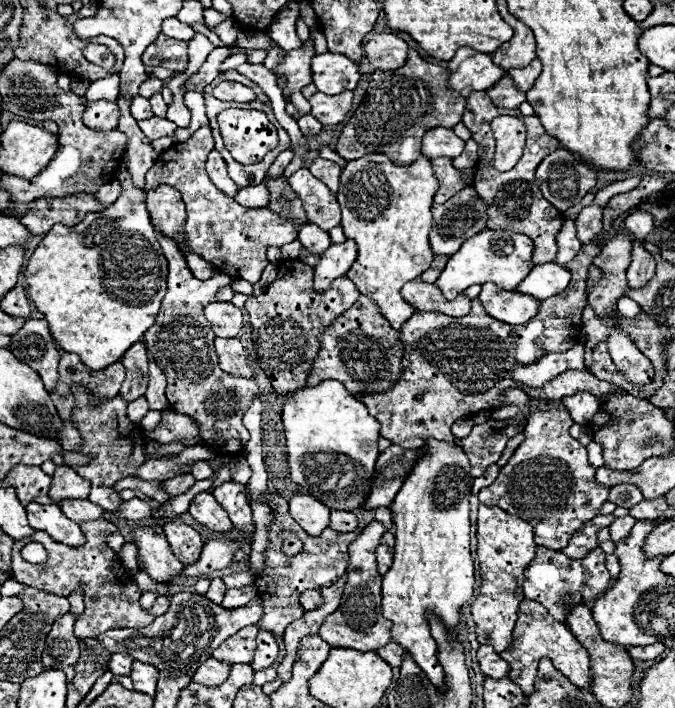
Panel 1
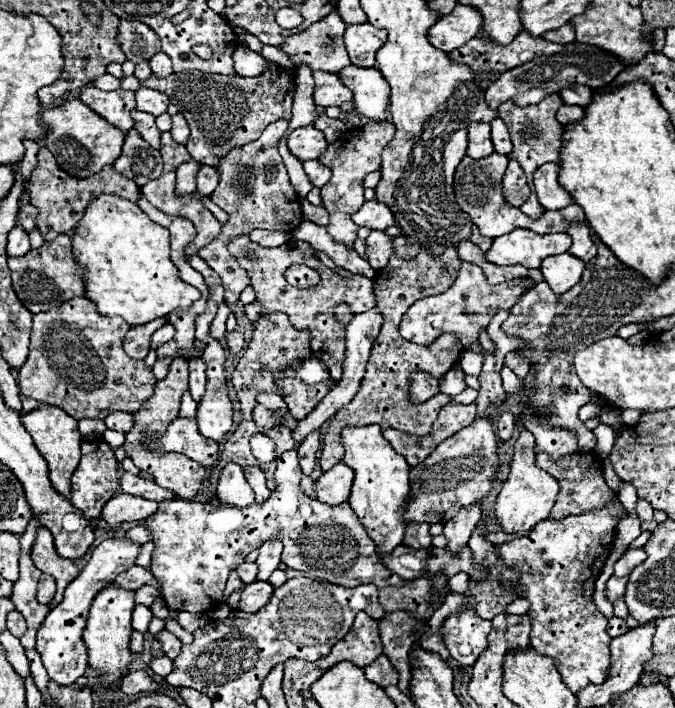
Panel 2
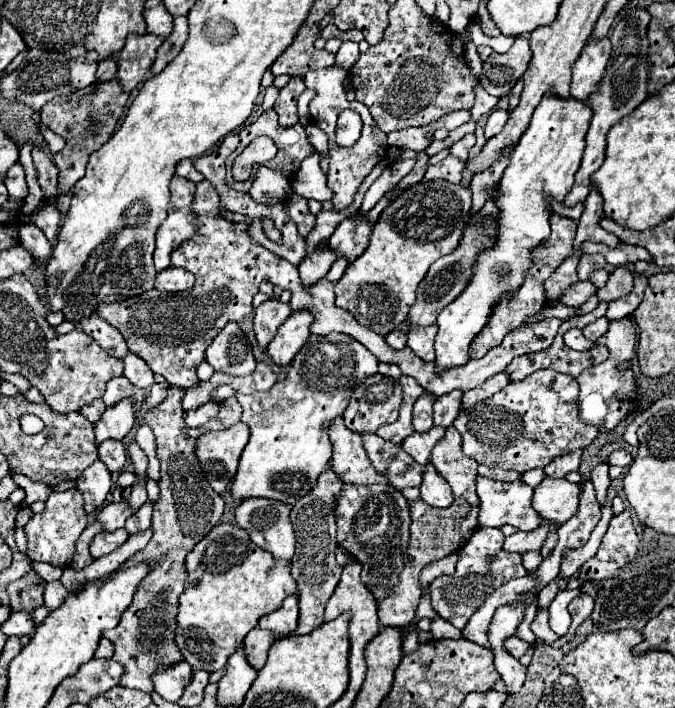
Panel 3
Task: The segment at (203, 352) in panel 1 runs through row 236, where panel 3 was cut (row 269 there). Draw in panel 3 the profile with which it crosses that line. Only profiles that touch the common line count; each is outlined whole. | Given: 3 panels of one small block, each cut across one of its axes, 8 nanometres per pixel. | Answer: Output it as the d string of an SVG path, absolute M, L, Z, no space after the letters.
M174 176L170 180L172 200L168 206L168 218L158 228L158 234L156 234L154 264L158 272L170 268L172 250L176 250L196 230L196 216L192 216L192 210L190 210L194 188L196 184L192 184L190 180L182 180L180 176Z

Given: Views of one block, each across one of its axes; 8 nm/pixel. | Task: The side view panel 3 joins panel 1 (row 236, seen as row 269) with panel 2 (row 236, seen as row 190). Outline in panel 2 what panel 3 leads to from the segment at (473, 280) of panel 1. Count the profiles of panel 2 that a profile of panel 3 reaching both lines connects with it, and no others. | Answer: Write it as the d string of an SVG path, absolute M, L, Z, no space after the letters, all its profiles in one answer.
M516 228L510 234L494 238L486 260L498 266L522 264L526 268L540 268L540 262L548 256L568 252L572 240L566 232L536 234L526 228Z

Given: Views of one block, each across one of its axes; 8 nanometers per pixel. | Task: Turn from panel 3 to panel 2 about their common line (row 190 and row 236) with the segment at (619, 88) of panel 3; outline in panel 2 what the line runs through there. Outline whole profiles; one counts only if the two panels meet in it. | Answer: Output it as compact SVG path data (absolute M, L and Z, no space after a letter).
M572 224L568 228L568 236L572 236L572 246L568 250L572 256L584 262L590 262L596 256L596 246L590 240L590 228L586 224Z

